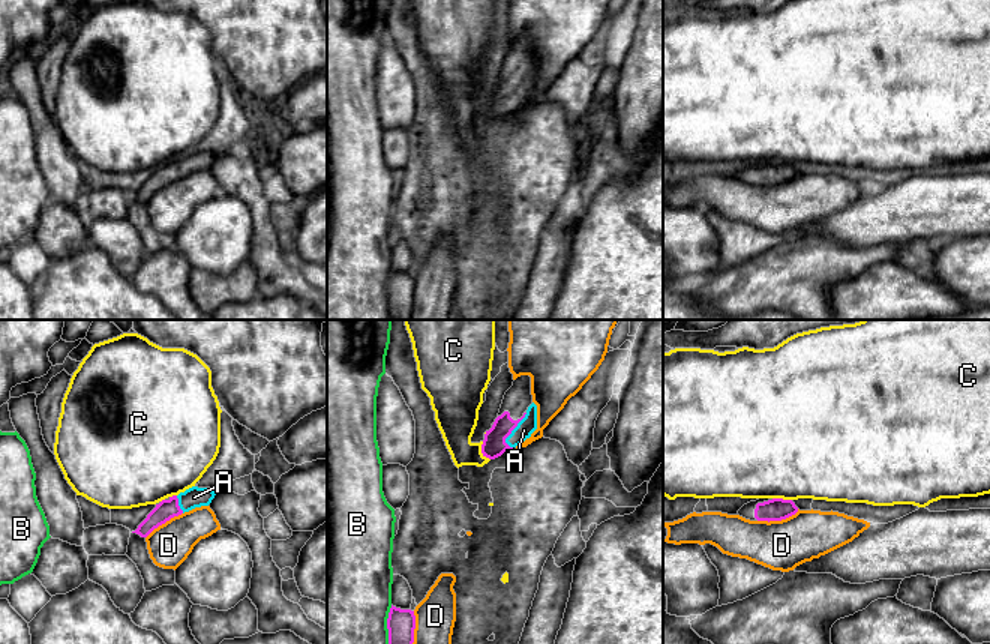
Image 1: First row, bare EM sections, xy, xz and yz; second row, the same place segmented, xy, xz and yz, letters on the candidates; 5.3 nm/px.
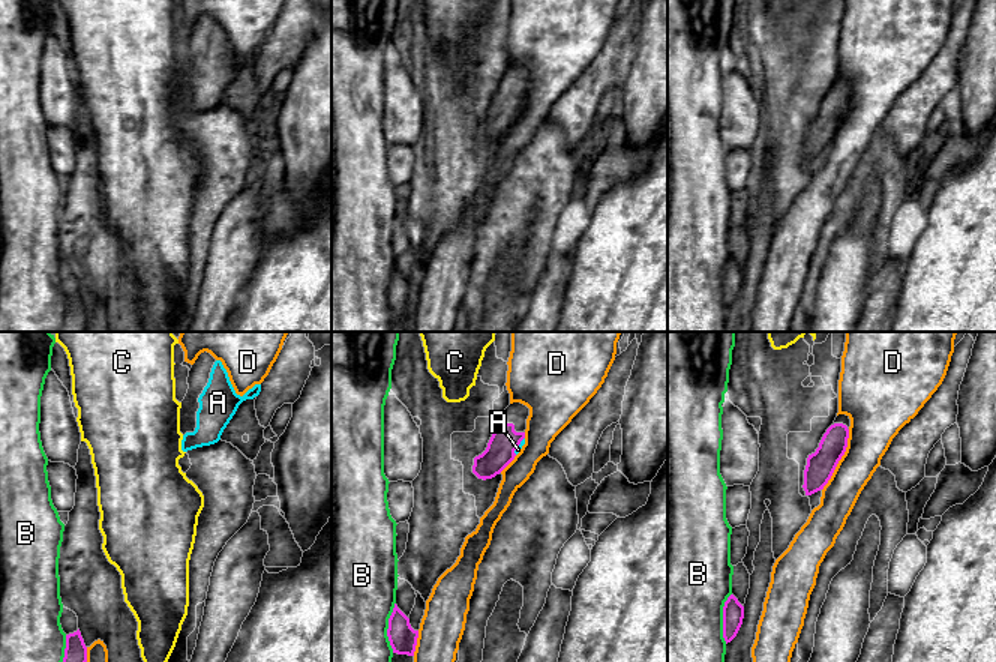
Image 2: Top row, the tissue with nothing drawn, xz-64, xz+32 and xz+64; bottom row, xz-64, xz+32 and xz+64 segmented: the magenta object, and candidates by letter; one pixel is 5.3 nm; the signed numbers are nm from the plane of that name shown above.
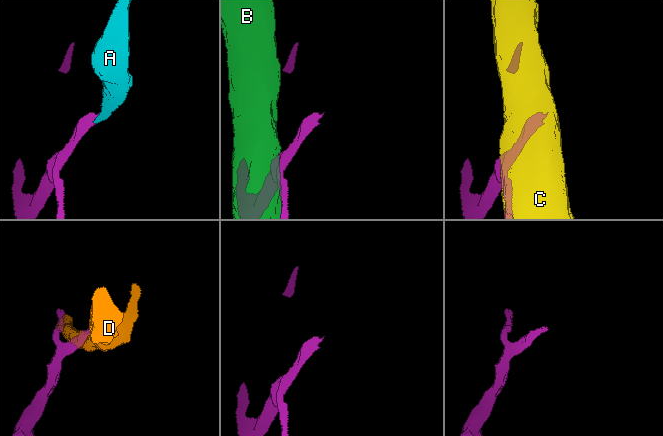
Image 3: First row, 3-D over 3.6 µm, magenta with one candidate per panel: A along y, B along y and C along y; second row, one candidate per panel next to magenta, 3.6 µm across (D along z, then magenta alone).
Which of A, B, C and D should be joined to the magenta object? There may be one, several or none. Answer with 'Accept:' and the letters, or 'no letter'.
Accept: A

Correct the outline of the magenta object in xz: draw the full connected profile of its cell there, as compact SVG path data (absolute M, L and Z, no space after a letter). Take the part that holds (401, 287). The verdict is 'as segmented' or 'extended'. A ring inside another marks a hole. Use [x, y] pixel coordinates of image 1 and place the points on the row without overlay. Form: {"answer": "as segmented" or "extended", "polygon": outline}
{"answer": "as segmented", "polygon": "M392 269L387 282L387 293L392 320L410 320L416 293L414 275L400 273Z"}

